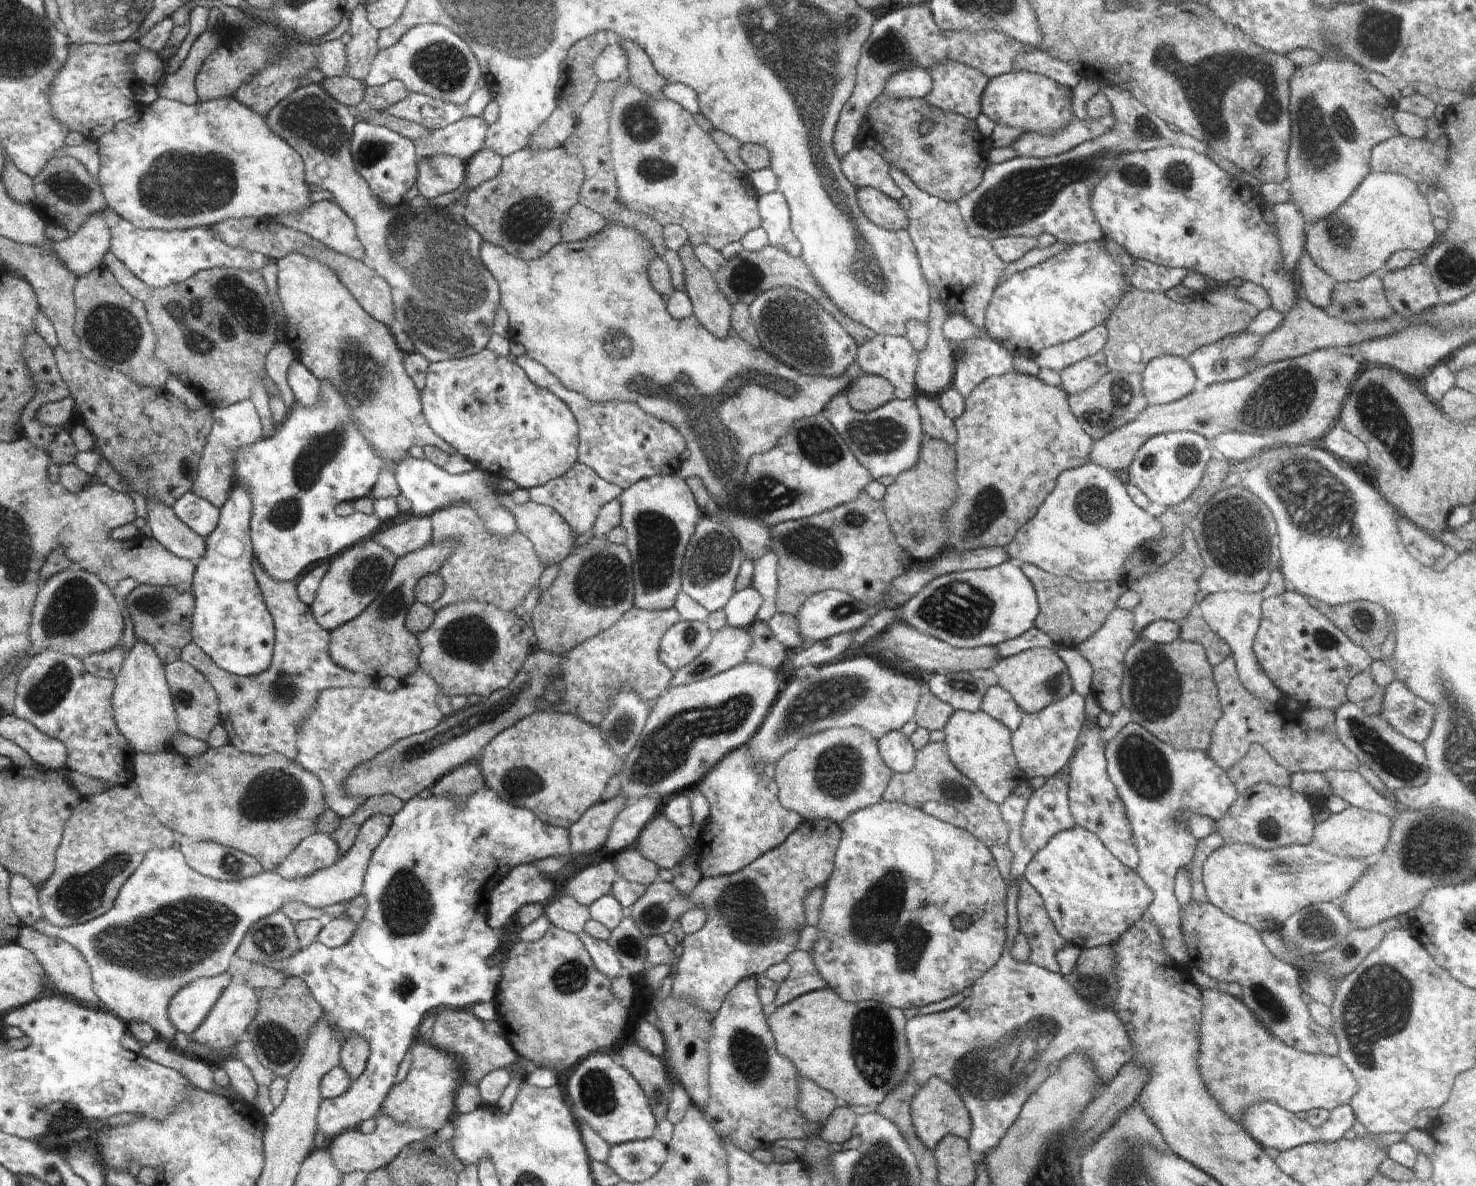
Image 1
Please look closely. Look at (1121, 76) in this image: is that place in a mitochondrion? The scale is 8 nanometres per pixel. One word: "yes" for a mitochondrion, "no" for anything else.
no

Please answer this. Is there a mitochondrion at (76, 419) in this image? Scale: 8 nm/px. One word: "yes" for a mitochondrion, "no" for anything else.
no

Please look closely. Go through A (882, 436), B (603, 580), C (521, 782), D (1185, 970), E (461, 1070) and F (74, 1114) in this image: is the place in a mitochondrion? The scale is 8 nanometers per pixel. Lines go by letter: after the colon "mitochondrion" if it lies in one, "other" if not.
A: mitochondrion
B: mitochondrion
C: mitochondrion
D: other
E: other
F: other

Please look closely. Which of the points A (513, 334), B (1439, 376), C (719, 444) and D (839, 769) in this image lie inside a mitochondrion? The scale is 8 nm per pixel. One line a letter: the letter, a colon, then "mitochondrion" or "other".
A: other
B: other
C: mitochondrion
D: mitochondrion

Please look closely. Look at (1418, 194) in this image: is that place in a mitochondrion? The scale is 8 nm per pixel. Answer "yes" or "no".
no

